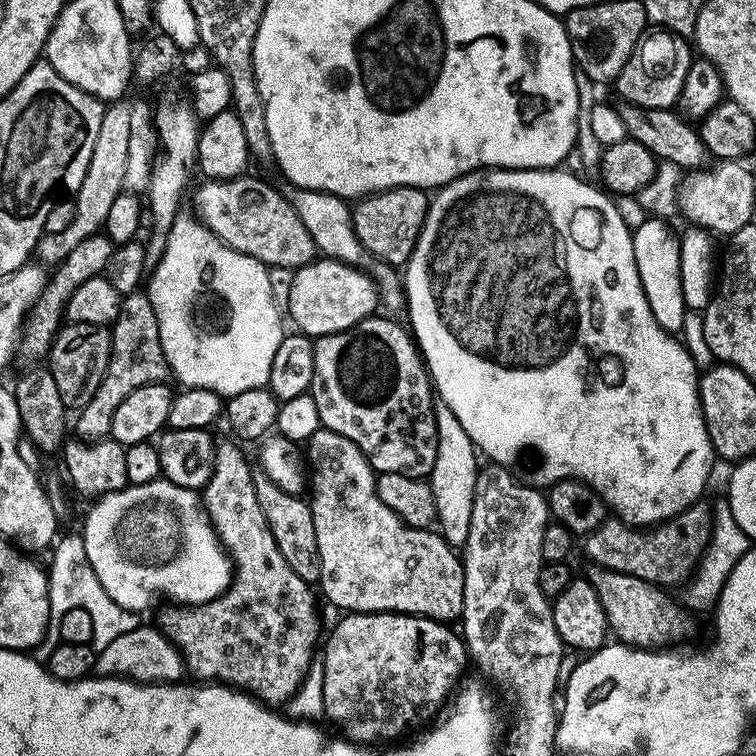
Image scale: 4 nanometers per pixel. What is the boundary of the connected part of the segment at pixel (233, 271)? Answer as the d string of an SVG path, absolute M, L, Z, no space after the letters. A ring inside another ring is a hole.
M181 214L176 217L174 226L168 235L166 242L166 250L162 254L162 258L158 262L156 268L151 269L150 275L146 280L146 291L150 302L154 306L154 314L158 318L158 334L162 342L162 350L166 354L166 362L168 363L169 373L173 377L177 376L181 380L184 388L205 388L206 390L214 390L222 398L233 396L234 394L242 394L242 390L254 390L255 388L263 388L270 378L270 366L274 363L274 353L278 351L278 346L282 342L282 338L286 335L286 328L280 325L281 309L276 307L274 302L274 294L270 294L270 278L268 277L268 268L260 260L254 259L252 256L242 254L238 250L234 250L229 244L223 244L204 225L204 221L195 215Z

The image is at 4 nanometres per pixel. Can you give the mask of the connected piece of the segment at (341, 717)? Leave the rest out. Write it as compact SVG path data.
M353 612L341 615L341 617L341 620L336 624L336 629L329 636L327 633L326 643L322 648L322 659L324 661L324 681L322 682L324 716L327 719L332 719L344 731L341 733L347 739L365 746L376 746L379 740L392 740L388 742L399 741L396 740L399 736L404 736L407 732L412 731L412 733L415 733L417 730L423 729L429 722L435 721L441 709L449 703L450 697L455 693L458 685L461 683L462 677L465 675L465 673L463 674L464 663L469 663L470 657L466 651L463 639L457 633L455 636L448 629L451 627L447 623L439 620L428 620L424 616L406 616L402 612Z

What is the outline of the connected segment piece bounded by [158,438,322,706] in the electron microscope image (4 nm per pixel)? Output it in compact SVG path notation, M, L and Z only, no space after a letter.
M221 439L217 443L214 474L202 489L202 503L209 520L216 527L220 543L232 558L232 584L218 598L205 604L168 606L172 608L162 609L158 627L178 645L180 653L184 655L185 669L191 675L193 672L197 681L227 684L230 688L255 696L261 704L284 706L298 690L298 686L302 686L312 661L318 656L322 632L320 636L320 612L316 609L317 593L313 585L298 578L298 574L290 570L290 562L282 558L282 550L278 550L278 542L274 542L274 534L270 534L266 514L262 514L262 506L258 506L254 468L248 465L248 460L240 449L243 447L235 439L227 439Z

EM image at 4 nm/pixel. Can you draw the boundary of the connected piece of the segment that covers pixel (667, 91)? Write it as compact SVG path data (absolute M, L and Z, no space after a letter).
M653 27L634 46L626 66L616 75L614 87L621 101L643 108L672 108L679 101L694 59L689 41L668 28Z

